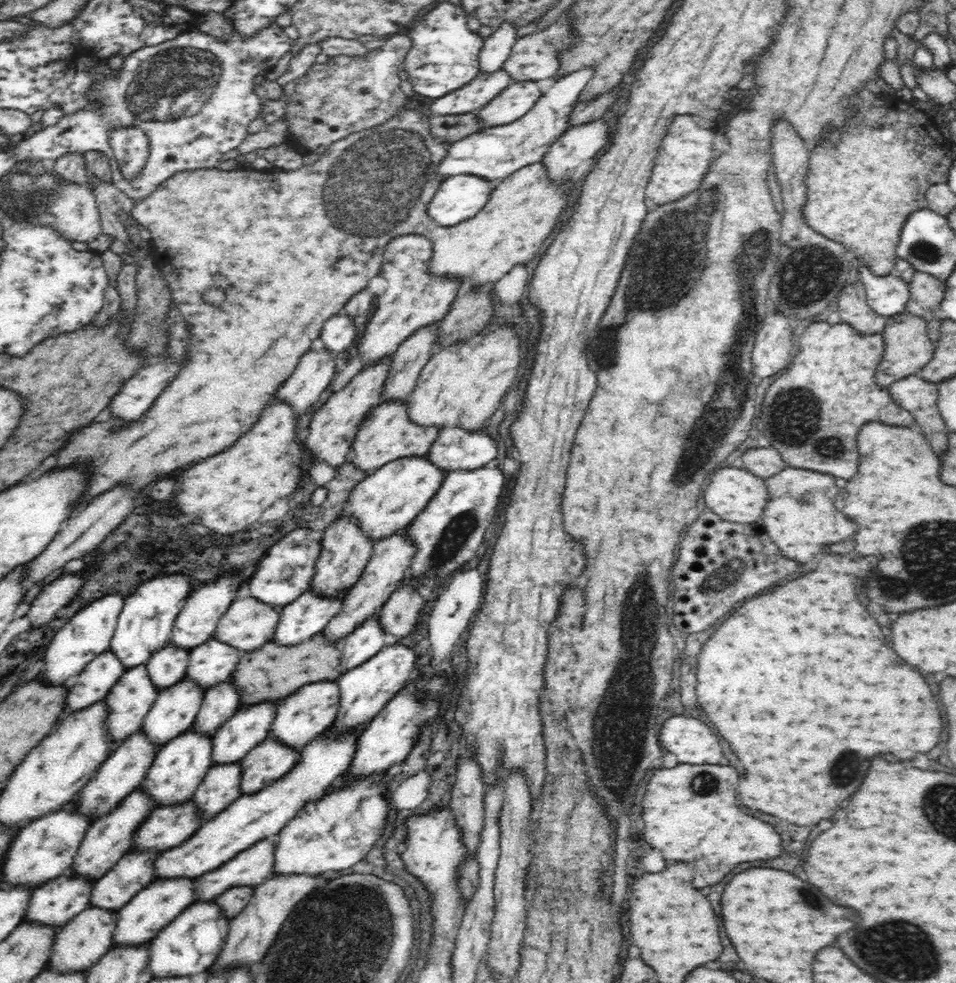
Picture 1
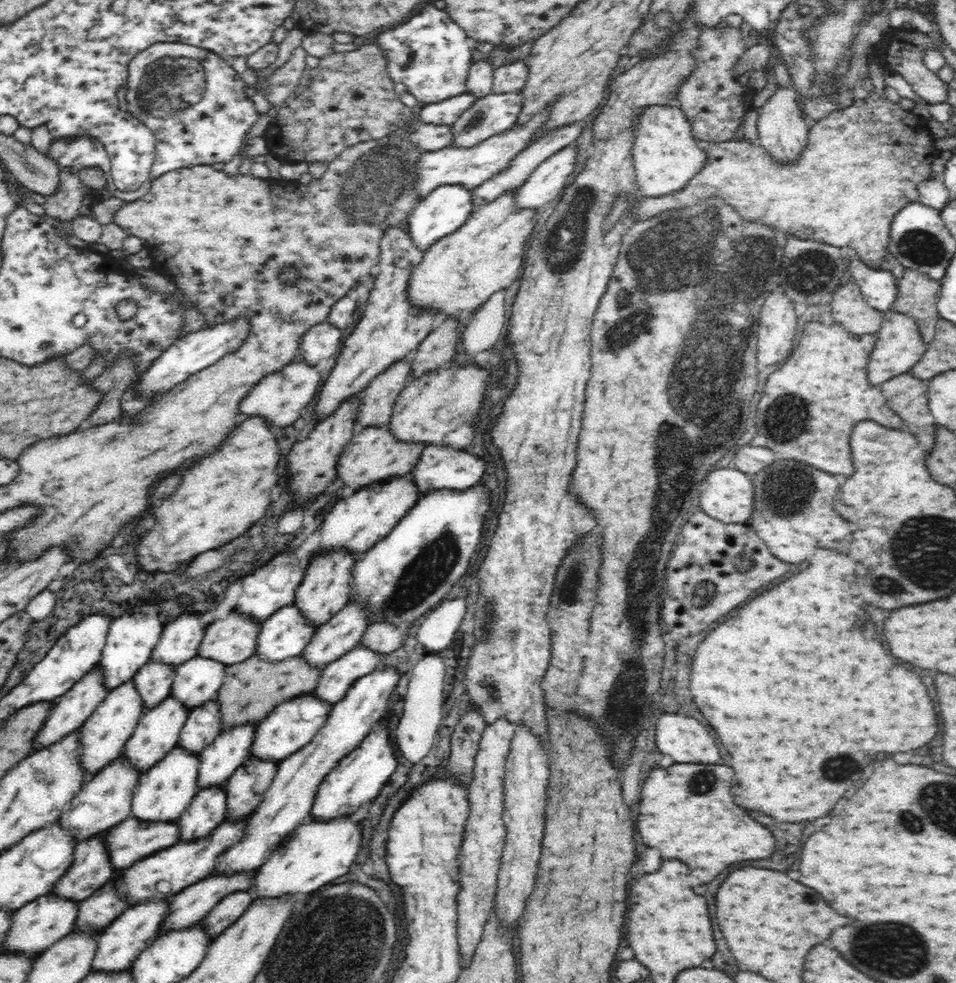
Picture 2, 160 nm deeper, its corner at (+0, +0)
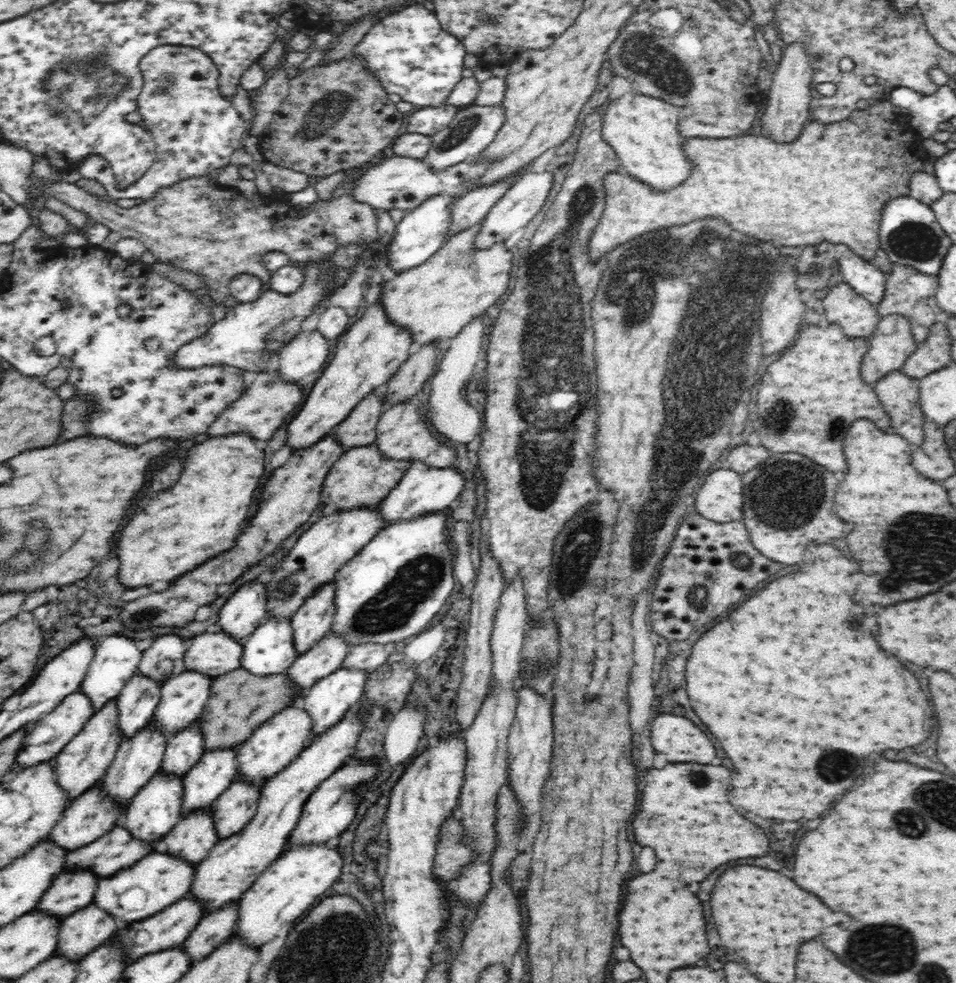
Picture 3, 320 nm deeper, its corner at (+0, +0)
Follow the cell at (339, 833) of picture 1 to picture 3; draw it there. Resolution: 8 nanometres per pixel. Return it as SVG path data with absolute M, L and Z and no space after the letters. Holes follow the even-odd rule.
M325 844L292 846L292 850L281 854L242 894L234 935L251 948L268 944L278 936L284 922L297 922L322 892L326 892L338 880L344 864L344 856L337 848L328 849Z

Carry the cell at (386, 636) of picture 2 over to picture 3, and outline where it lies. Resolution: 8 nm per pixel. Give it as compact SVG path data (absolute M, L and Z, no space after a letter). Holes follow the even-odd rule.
M373 642L358 644L349 648L348 656L341 667L348 670L365 670L370 673L374 672L378 666L384 665L389 656L384 644Z

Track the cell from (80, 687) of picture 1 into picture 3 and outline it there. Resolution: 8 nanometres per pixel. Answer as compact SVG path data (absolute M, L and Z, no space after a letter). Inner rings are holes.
M78 690L74 694L68 694L52 712L43 715L28 728L21 752L18 753L15 763L20 768L28 768L28 766L36 766L40 762L55 759L66 744L82 730L85 722L95 712L89 696L86 696L83 692Z

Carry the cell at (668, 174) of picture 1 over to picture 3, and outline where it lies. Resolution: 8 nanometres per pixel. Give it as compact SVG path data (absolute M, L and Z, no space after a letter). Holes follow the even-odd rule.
M627 92L609 100L604 106L601 125L602 138L614 149L621 170L644 181L658 192L672 190L693 174L693 164L685 155L683 137L678 132L679 111L665 100Z

